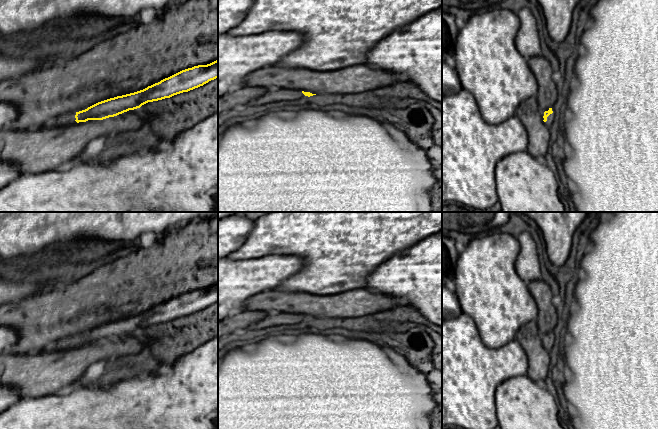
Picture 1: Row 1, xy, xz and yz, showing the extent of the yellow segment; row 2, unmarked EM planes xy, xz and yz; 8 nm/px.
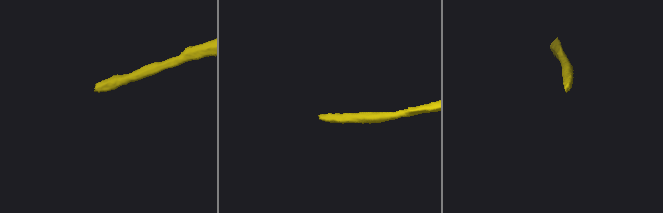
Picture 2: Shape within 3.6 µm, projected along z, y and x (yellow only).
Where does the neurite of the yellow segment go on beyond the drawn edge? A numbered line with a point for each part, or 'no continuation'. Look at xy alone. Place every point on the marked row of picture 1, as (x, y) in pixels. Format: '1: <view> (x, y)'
1: xy (64, 119)

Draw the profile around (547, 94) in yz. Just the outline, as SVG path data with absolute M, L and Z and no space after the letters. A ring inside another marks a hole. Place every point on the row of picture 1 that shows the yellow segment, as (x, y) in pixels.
M542 55L534 56L528 60L530 70L536 78L538 85L537 100L540 113L552 108L558 99L558 90L552 79L552 66Z

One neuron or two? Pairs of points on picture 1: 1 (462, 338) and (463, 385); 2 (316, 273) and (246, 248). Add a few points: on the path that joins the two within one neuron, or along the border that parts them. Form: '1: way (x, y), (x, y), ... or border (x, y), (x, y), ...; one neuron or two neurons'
1: way (461, 350), (461, 373); one neuron
2: way (308, 252), (300, 244), (267, 244); one neuron

